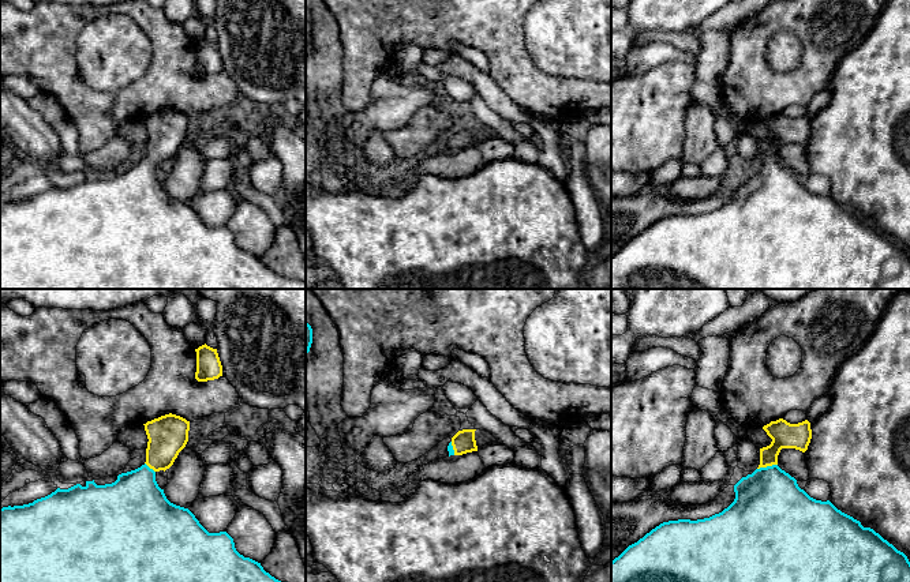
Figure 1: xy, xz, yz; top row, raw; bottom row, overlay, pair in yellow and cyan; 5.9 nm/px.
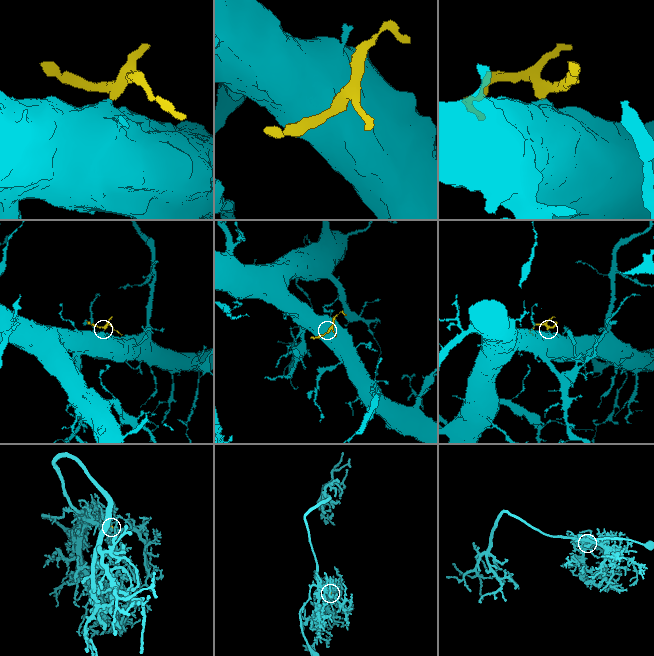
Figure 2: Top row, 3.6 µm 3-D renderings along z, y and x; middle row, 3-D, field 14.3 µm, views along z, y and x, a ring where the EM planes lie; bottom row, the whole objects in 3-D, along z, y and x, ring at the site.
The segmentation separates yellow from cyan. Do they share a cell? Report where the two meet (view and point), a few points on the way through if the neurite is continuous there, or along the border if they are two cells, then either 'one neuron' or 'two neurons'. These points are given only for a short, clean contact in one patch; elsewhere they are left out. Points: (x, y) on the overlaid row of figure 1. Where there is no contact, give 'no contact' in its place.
yz (767, 465) | across yz (785, 435), (770, 453), (767, 465), (770, 507) | one neuron

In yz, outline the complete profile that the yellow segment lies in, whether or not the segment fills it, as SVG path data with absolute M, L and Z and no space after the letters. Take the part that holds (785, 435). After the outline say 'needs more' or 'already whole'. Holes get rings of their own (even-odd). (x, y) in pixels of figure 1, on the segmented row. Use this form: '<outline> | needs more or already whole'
M779 418L763 429L772 442L760 448L759 468L734 485L734 502L709 518L660 523L611 562L611 582L910 582L910 562L903 552L830 500L810 497L778 466L782 448L808 450L810 423L790 424Z | needs more

